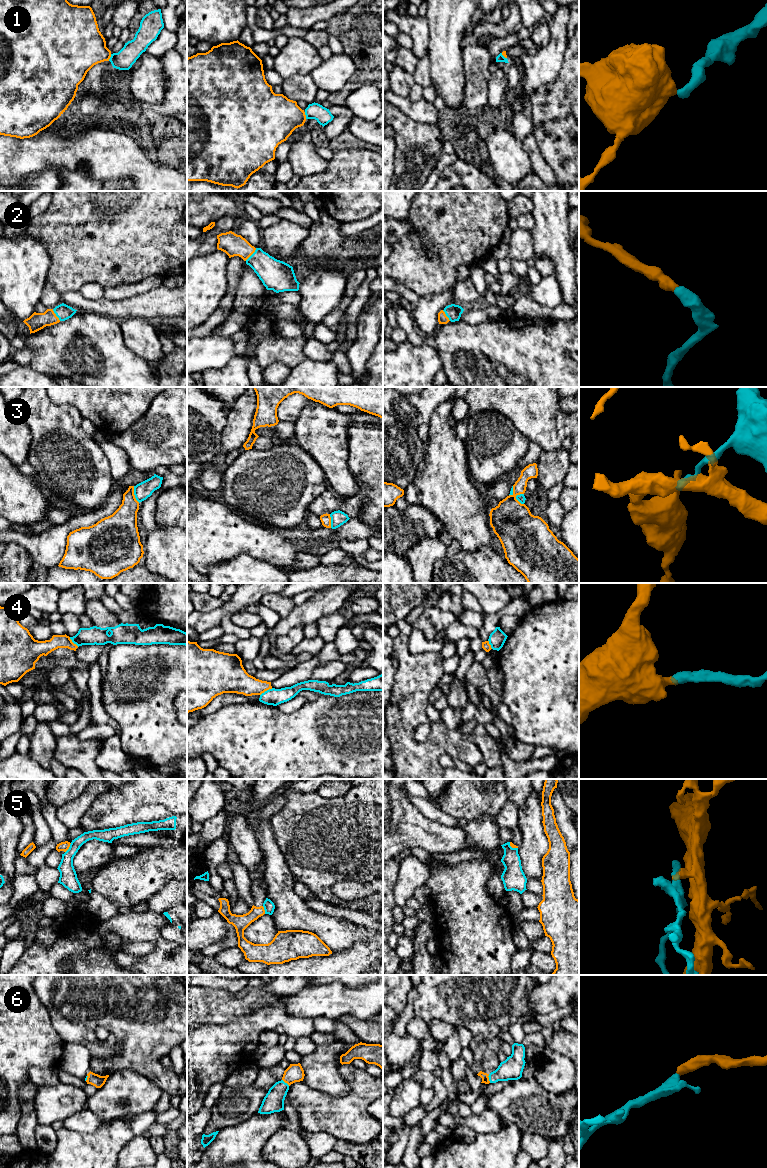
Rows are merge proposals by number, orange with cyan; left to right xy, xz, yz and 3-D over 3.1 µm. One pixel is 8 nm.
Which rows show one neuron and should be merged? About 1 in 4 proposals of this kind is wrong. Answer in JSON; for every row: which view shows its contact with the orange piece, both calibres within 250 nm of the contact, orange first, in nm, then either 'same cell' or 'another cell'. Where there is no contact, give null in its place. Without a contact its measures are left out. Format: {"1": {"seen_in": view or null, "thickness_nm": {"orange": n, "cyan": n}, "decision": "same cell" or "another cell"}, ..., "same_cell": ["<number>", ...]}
{"1": {"seen_in": "xy", "thickness_nm": {"orange": 380, "cyan": 160}, "decision": "another cell"}, "2": {"seen_in": "xz", "thickness_nm": {"orange": 180, "cyan": 240}, "decision": "same cell"}, "3": {"seen_in": "yz", "thickness_nm": {"orange": 340, "cyan": 70}, "decision": "another cell"}, "4": {"seen_in": "xz", "thickness_nm": {"orange": 200, "cyan": 130}, "decision": "another cell"}, "5": {"seen_in": "xy", "thickness_nm": {"orange": 80, "cyan": 140}, "decision": "another cell"}, "6": {"seen_in": "yz", "thickness_nm": {"orange": 60, "cyan": 180}, "decision": "same cell"}, "same_cell": ["2", "6"]}

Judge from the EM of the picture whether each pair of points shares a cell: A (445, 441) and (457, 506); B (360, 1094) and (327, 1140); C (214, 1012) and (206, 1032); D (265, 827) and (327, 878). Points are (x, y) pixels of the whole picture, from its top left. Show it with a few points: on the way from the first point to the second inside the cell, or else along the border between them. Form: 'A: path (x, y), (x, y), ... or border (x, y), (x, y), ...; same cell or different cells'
A: path (445, 457), (446, 490); same cell
B: border (308, 1131), (326, 1131), (337, 1139); different cells
C: border (232, 1020), (222, 1024), (197, 1024); different cells
D: border (269, 820), (275, 841), (284, 856); different cells

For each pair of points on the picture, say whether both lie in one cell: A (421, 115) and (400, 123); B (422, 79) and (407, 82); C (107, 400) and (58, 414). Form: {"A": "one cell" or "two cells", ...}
{"A": "two cells", "B": "two cells", "C": "two cells"}

